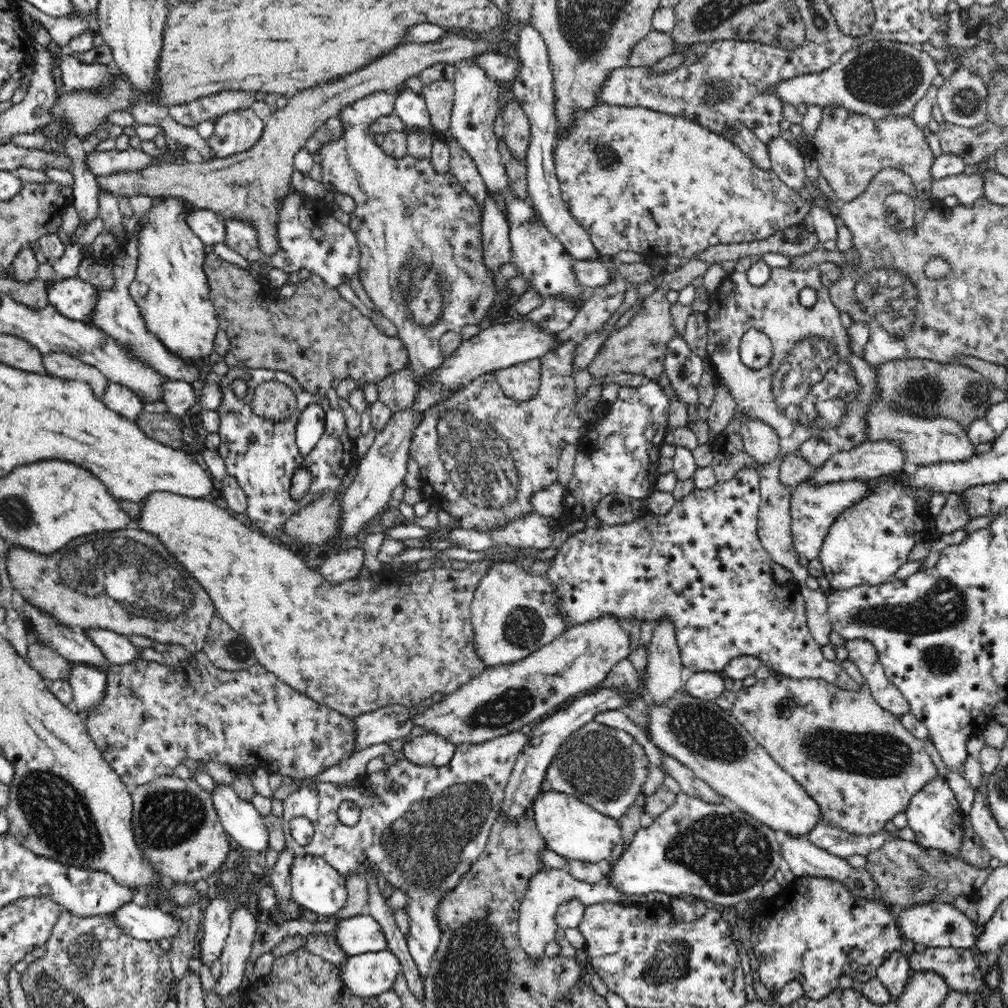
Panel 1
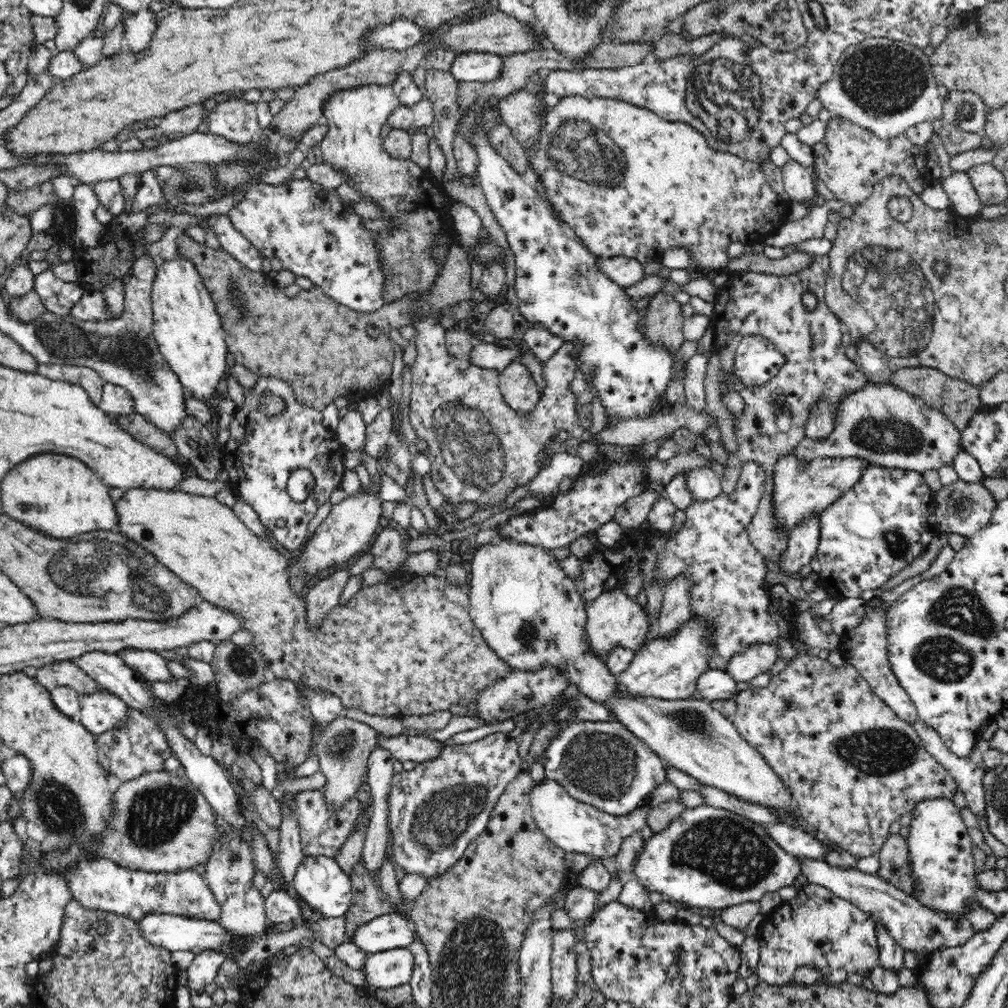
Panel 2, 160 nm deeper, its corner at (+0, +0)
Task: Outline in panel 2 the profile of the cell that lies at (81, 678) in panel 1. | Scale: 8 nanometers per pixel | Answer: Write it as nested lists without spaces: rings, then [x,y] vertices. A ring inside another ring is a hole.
[[[110,692],[81,696],[80,722],[94,735],[120,730],[129,724],[129,707]]]

